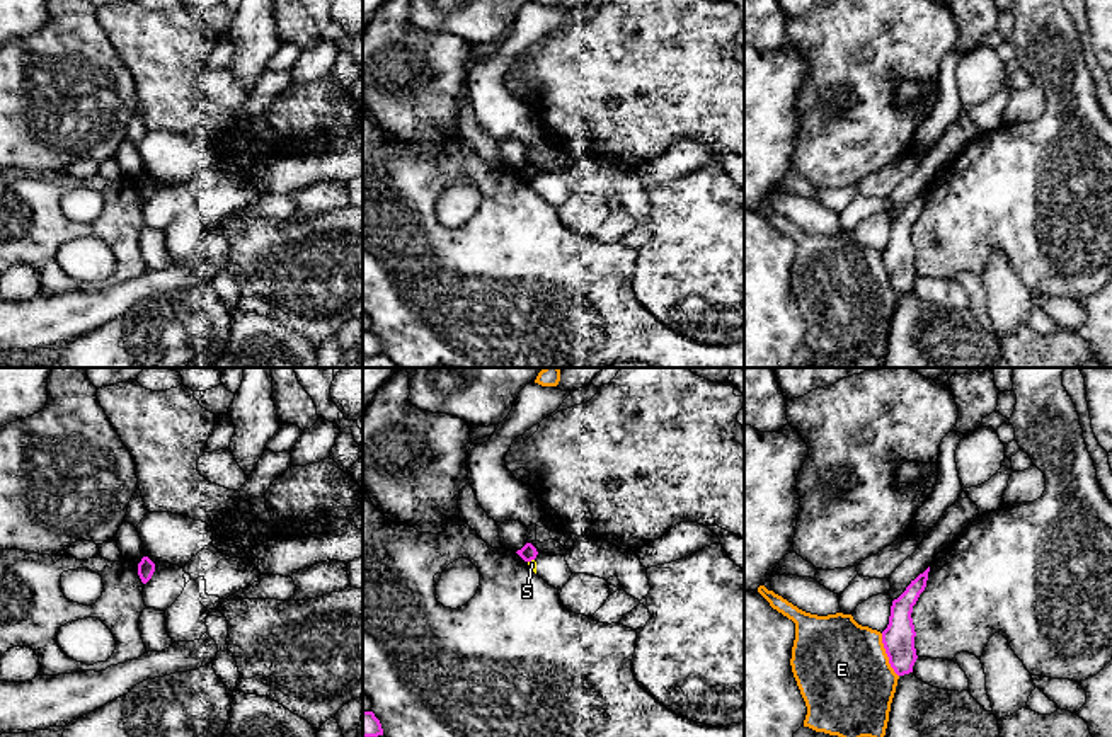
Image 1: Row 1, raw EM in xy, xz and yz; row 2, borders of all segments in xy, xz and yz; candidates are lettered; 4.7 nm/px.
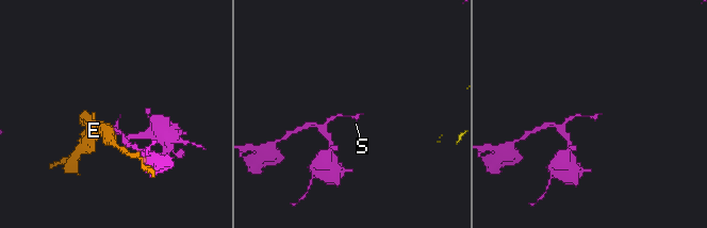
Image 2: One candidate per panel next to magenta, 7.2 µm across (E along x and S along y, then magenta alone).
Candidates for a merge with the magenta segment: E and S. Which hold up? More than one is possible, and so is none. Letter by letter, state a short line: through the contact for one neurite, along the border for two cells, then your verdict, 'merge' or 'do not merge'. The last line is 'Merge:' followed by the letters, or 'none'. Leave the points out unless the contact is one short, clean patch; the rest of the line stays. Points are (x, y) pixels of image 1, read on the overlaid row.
E: do not merge
S: do not merge
Merge: none

